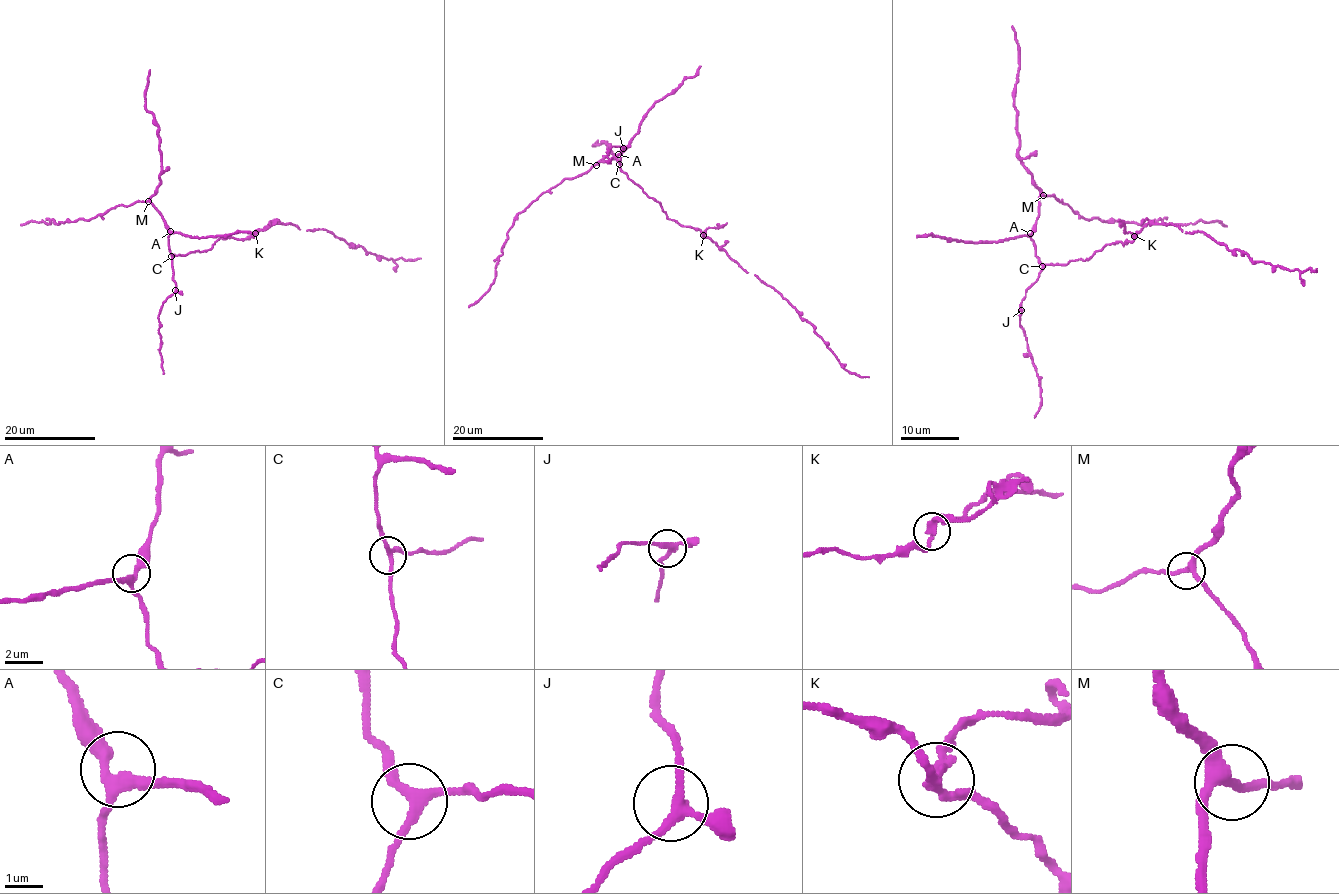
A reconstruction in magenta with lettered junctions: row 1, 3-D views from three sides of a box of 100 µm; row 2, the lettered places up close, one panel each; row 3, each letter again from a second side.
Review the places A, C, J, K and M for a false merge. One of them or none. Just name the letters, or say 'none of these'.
K

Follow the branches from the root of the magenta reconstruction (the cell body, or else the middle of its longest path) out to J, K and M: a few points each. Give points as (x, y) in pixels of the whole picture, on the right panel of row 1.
J: (1079, 260), (1065, 264), (1046, 264), (1027, 289), (1021, 310)
K: (1079, 260), (1087, 260), (1107, 244), (1124, 244), (1135, 236)
M: (1079, 260), (1065, 264), (1043, 264), (1036, 255), (1030, 233), (1039, 214), (1039, 198), (1043, 195)

